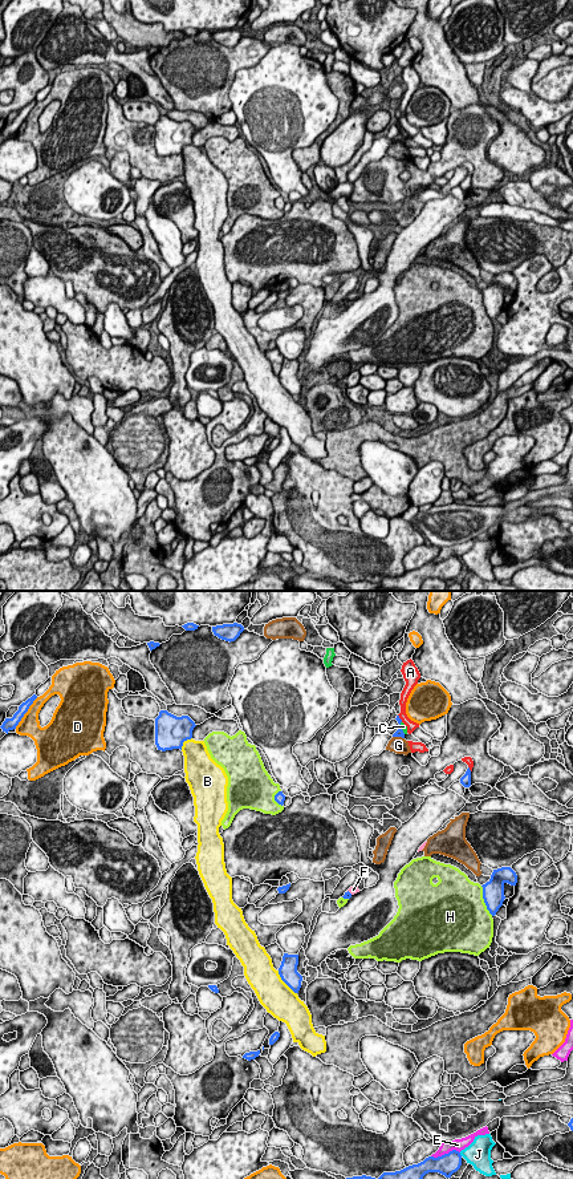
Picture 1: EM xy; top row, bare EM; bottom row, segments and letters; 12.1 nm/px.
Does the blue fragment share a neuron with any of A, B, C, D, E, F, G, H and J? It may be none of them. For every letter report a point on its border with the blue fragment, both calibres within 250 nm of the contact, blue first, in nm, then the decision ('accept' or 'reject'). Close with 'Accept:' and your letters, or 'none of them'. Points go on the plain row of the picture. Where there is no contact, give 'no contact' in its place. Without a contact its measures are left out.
A: contact xy (399, 124); calibres 100 and 120 nm; reject
B: contact xy (285, 388); calibres 220 and 400 nm; reject
C: contact xy (401, 133); calibres 100 and 60 nm; reject
D: contact xy (25, 117); calibres 160 and 260 nm; reject
E: contact xy (445, 559); calibres 260 and 140 nm; reject
F: contact xy (349, 298); calibres 90 and 100 nm; accept
G: contact xy (398, 141); calibres 100 and 200 nm; reject
H: contact xy (484, 306); calibres 260 and 480 nm; reject
J: contact xy (459, 559); calibres 260 and 300 nm; reject
Accept: F

